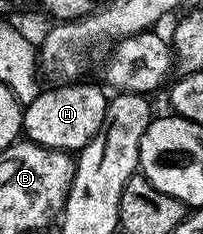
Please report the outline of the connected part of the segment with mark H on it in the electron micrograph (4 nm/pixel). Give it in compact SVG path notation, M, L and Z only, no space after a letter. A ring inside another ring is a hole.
M67 81L61 85L51 86L51 91L39 90L30 103L25 104L22 112L22 129L25 138L36 145L56 149L67 153L77 153L96 137L106 119L108 95L101 86L83 81Z

